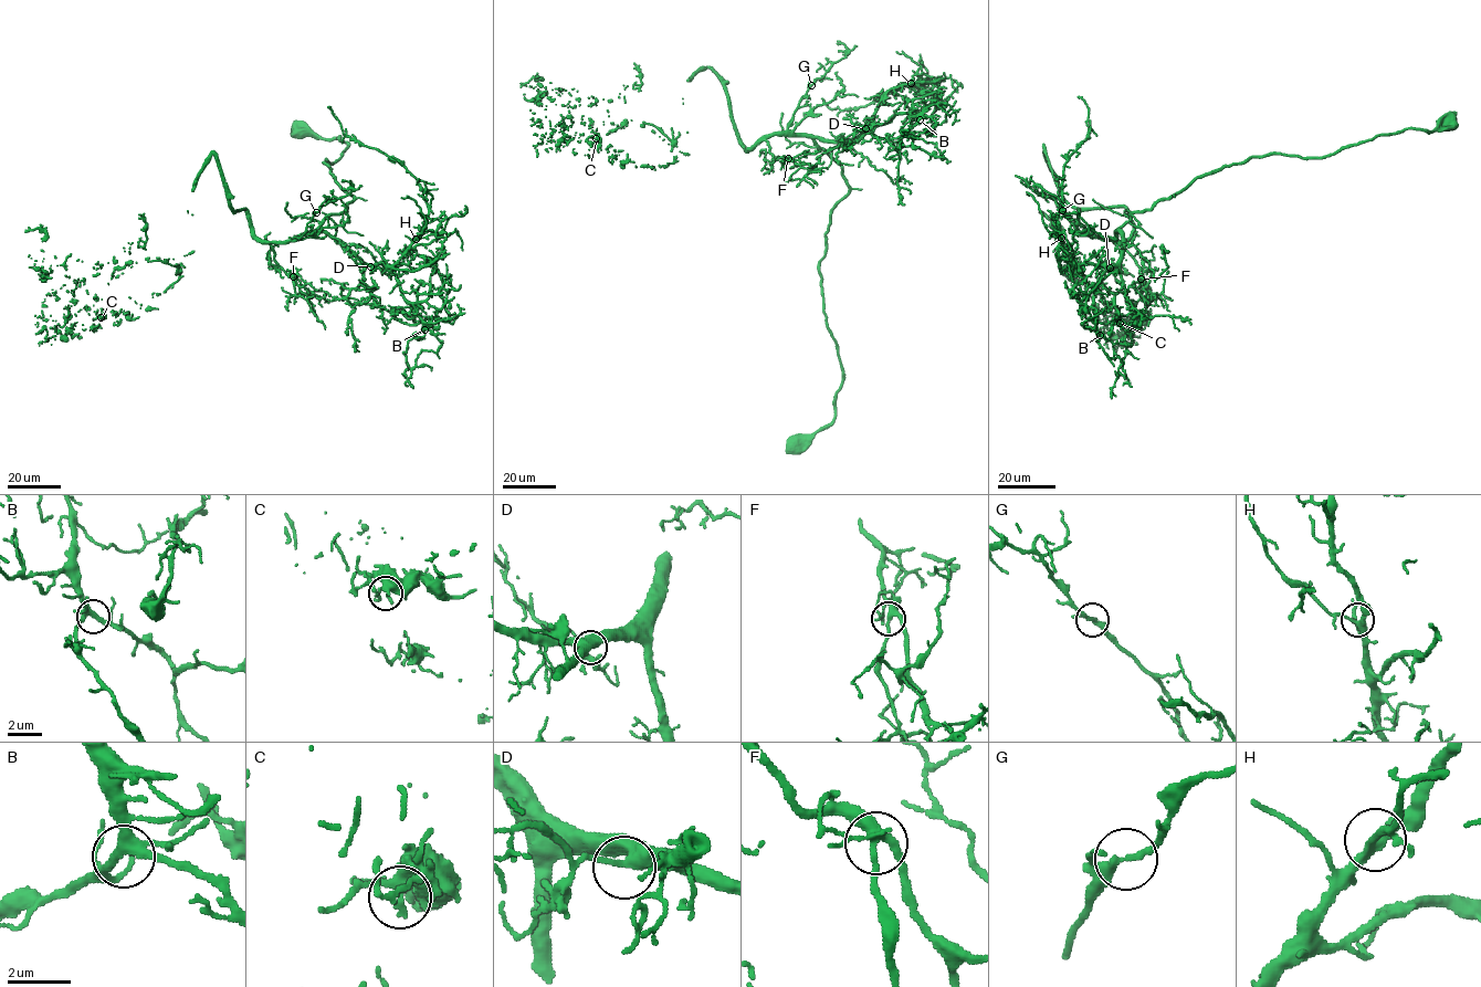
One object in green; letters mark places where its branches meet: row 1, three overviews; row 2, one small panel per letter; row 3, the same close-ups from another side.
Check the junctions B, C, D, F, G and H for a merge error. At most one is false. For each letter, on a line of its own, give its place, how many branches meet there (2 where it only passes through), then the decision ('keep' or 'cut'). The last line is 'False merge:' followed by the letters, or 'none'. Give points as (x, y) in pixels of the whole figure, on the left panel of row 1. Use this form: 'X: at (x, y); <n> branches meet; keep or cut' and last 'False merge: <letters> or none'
B: at (424, 329); 3 branches meet; keep
C: at (101, 317); 2 branches meet; keep
D: at (370, 266); 3 branches meet; keep
F: at (293, 276); 3 branches meet; keep
G: at (316, 212); 2 branches meet; keep
H: at (416, 239); 3 branches meet; keep
False merge: none

